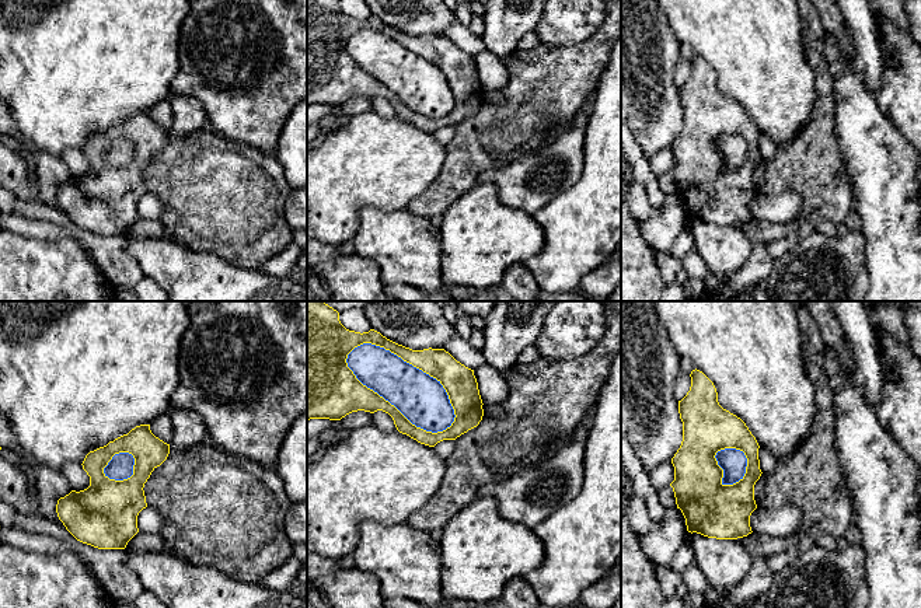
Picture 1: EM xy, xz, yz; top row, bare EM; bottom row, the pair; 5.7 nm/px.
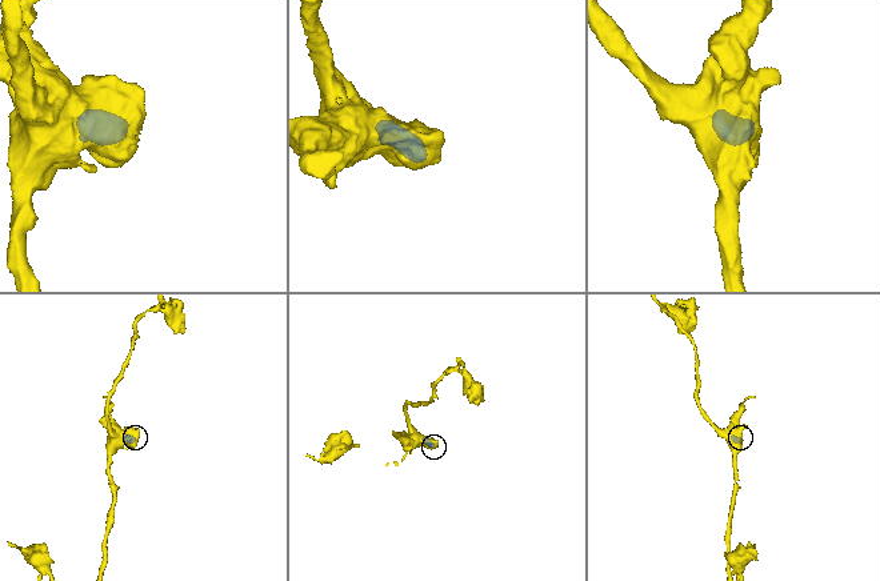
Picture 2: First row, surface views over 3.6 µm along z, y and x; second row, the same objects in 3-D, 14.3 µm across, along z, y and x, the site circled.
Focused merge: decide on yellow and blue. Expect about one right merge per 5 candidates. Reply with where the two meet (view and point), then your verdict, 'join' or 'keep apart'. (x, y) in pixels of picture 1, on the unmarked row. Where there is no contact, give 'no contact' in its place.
contact xz (393, 91); keep apart

